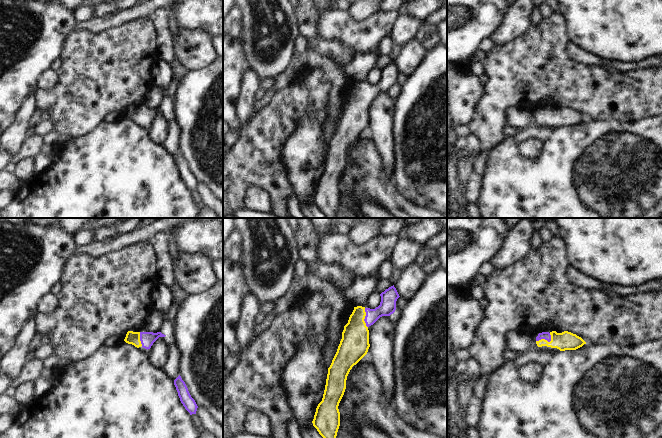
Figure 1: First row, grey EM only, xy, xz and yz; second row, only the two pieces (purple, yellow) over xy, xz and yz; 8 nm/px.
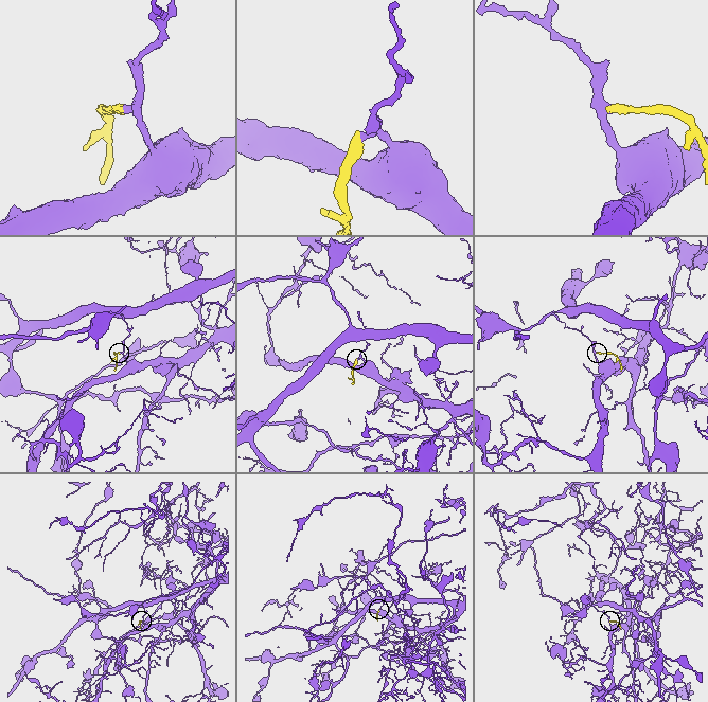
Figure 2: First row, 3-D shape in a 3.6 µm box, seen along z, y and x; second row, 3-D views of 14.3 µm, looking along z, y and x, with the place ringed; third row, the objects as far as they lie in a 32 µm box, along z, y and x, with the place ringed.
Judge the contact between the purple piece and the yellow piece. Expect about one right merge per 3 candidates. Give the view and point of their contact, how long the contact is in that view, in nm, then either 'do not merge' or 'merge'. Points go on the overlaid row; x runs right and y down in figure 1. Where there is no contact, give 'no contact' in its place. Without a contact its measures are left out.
contact yz (545, 339); length 140 nm; merge

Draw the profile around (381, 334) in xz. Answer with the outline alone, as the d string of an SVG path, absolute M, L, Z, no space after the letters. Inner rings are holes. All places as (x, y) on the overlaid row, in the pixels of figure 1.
M382 316L373 325L369 326L368 330L370 347L367 355L375 366L386 398L392 405L394 394L393 319L390 316Z

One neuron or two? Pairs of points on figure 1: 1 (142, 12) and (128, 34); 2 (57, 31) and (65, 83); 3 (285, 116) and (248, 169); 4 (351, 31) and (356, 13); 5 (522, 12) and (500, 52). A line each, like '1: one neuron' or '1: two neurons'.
1: two neurons
2: two neurons
3: one neuron
4: two neurons
5: two neurons

